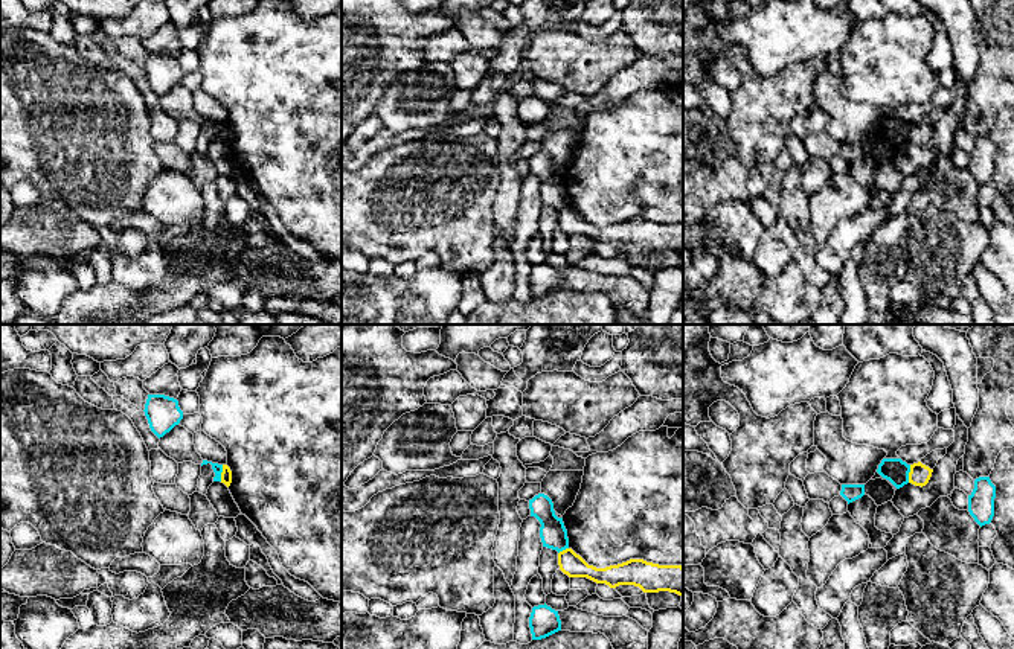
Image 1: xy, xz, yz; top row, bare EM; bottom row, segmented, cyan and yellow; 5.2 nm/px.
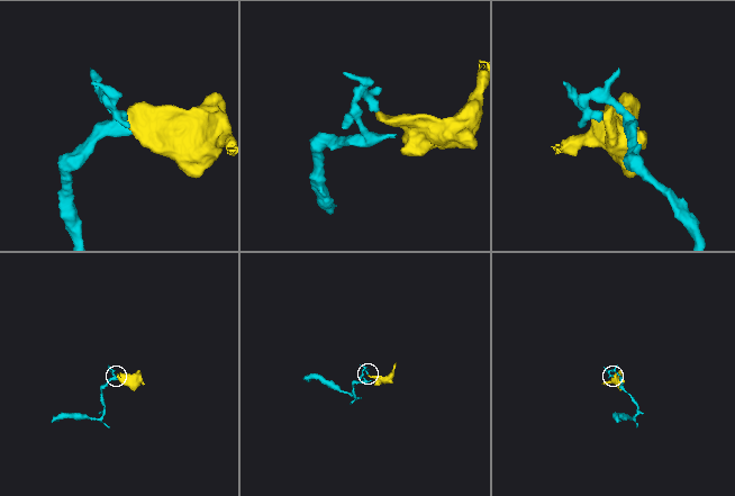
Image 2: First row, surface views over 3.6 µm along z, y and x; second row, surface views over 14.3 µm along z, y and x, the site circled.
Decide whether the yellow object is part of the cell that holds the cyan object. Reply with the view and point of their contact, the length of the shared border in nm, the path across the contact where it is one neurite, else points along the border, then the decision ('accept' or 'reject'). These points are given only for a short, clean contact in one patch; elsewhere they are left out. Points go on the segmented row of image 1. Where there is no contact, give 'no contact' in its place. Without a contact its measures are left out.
yz (908, 474) | 100 nm | along yz (911, 465), (908, 482) | reject

